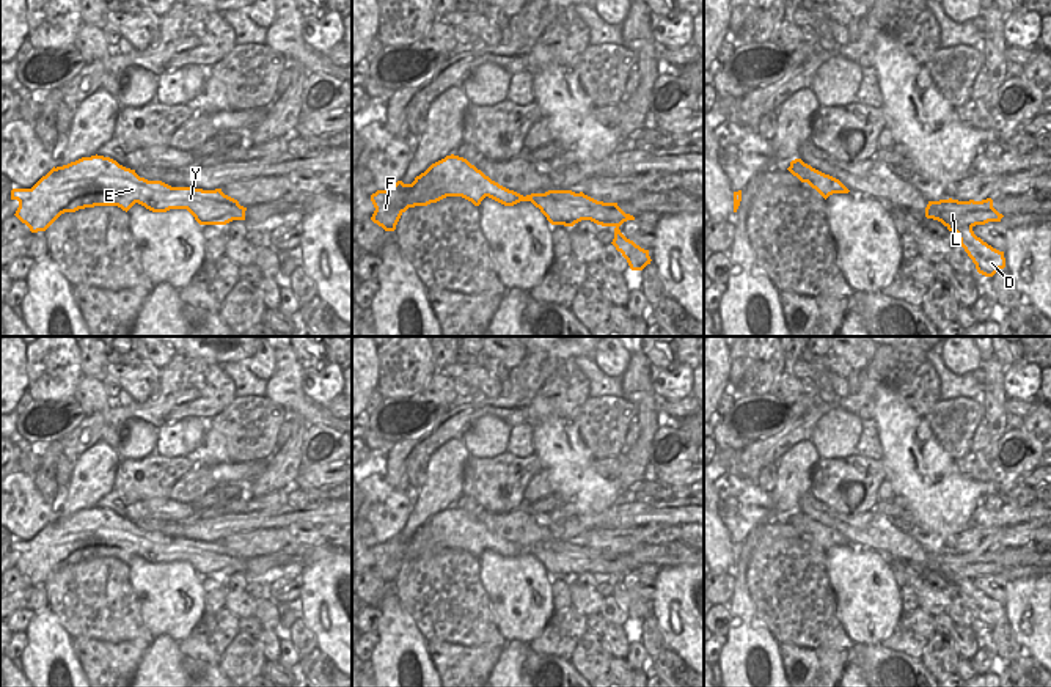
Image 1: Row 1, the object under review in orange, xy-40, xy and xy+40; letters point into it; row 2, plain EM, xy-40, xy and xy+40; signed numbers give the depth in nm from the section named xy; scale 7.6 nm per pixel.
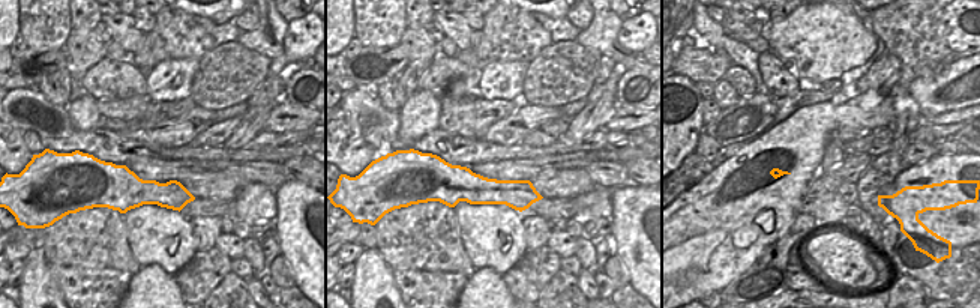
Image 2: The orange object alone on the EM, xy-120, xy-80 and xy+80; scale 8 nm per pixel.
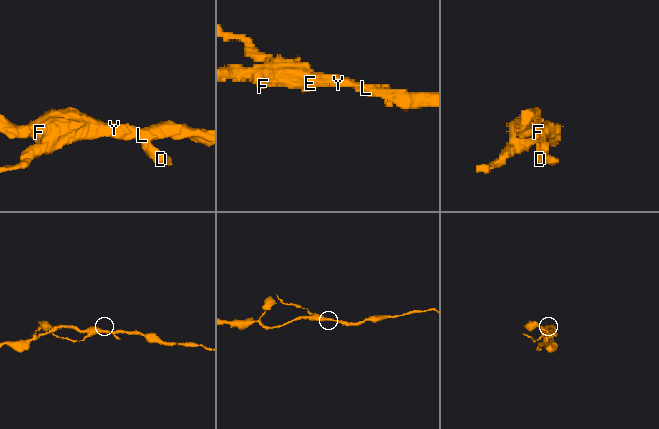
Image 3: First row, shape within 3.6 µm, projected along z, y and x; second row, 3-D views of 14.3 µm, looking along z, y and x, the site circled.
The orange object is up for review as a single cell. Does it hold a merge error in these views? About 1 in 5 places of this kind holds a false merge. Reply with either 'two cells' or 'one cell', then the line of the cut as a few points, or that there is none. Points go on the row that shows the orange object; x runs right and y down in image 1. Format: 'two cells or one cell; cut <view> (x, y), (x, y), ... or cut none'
one cell; cut none

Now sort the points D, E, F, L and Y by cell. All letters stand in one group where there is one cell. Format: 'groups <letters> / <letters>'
groups D E F L Y

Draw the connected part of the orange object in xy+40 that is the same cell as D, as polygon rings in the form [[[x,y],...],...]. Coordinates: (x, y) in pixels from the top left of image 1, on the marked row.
[[[952,198],[928,201],[925,217],[941,222],[958,236],[958,245],[965,248],[979,274],[993,277],[999,269],[1005,267],[1004,252],[993,248],[972,231],[976,225],[1001,222],[1004,217],[993,208],[991,198],[982,201],[958,201]]]

